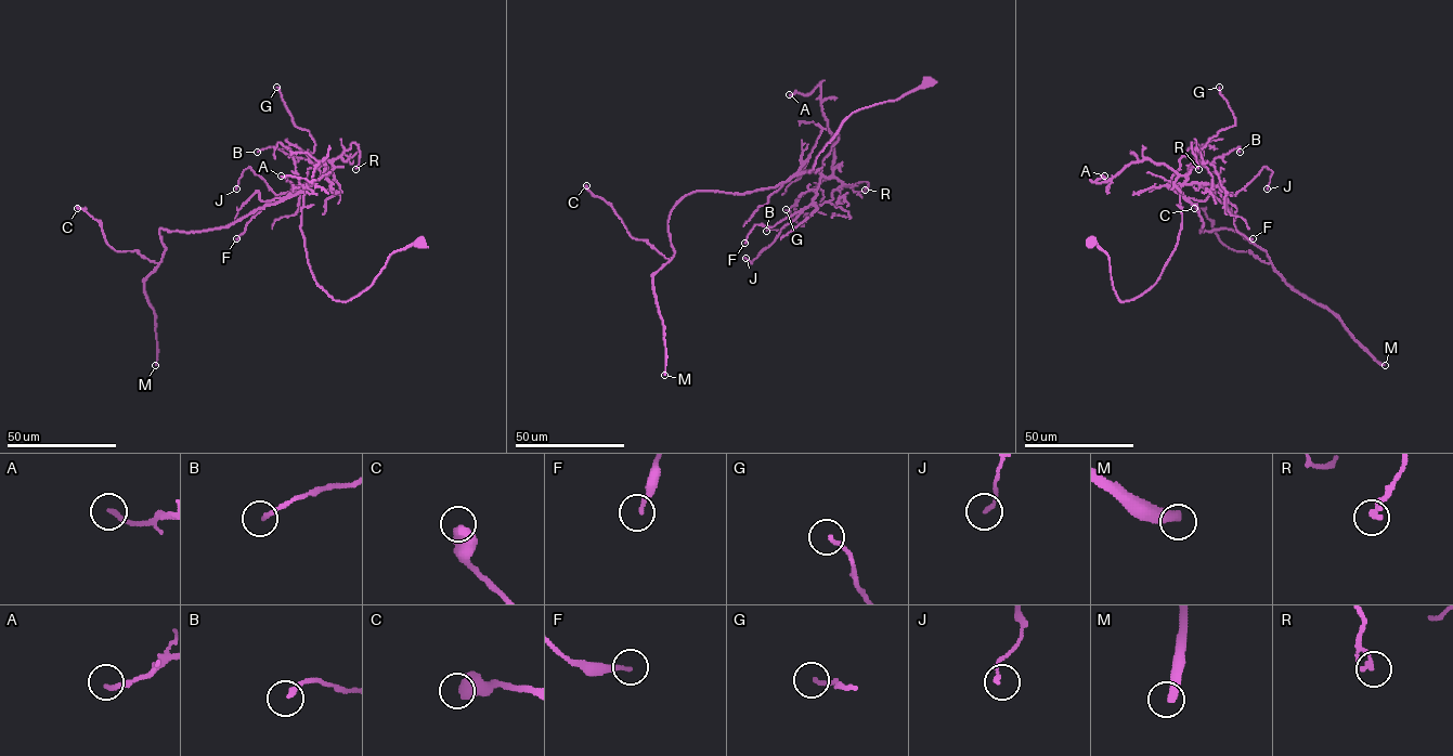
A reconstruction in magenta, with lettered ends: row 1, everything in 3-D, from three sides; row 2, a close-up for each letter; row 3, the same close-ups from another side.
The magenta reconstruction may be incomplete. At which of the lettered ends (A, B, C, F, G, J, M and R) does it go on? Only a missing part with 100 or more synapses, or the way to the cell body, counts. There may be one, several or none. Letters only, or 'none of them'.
M

